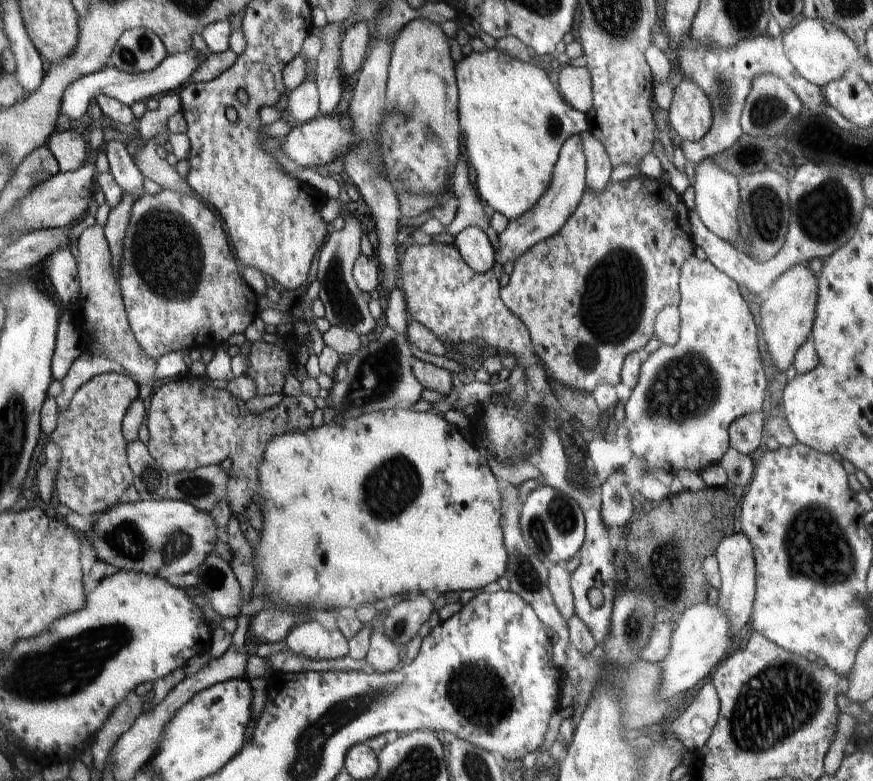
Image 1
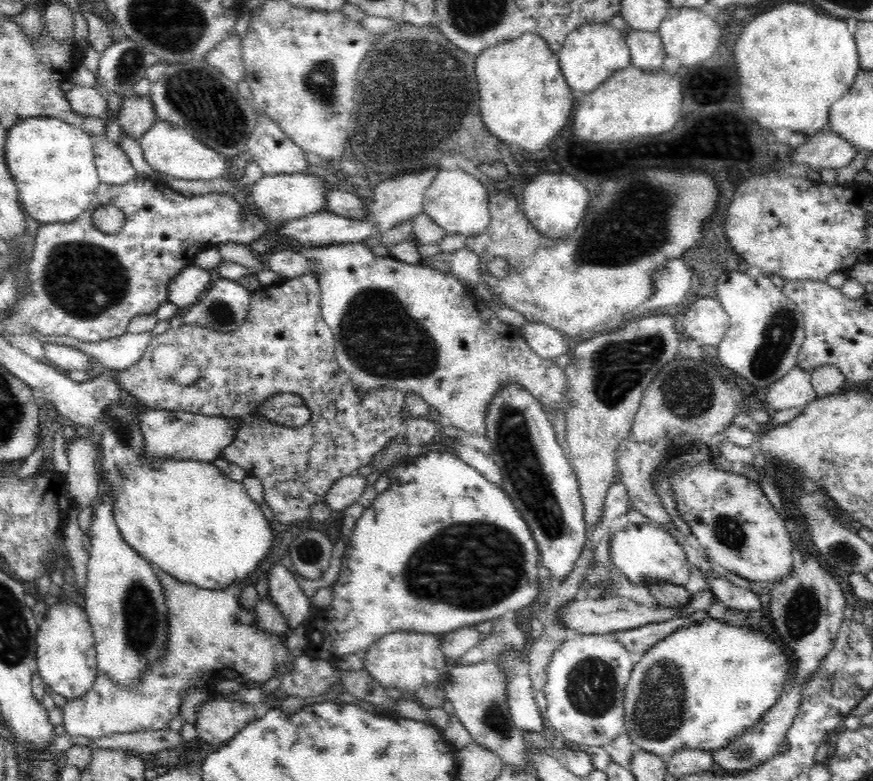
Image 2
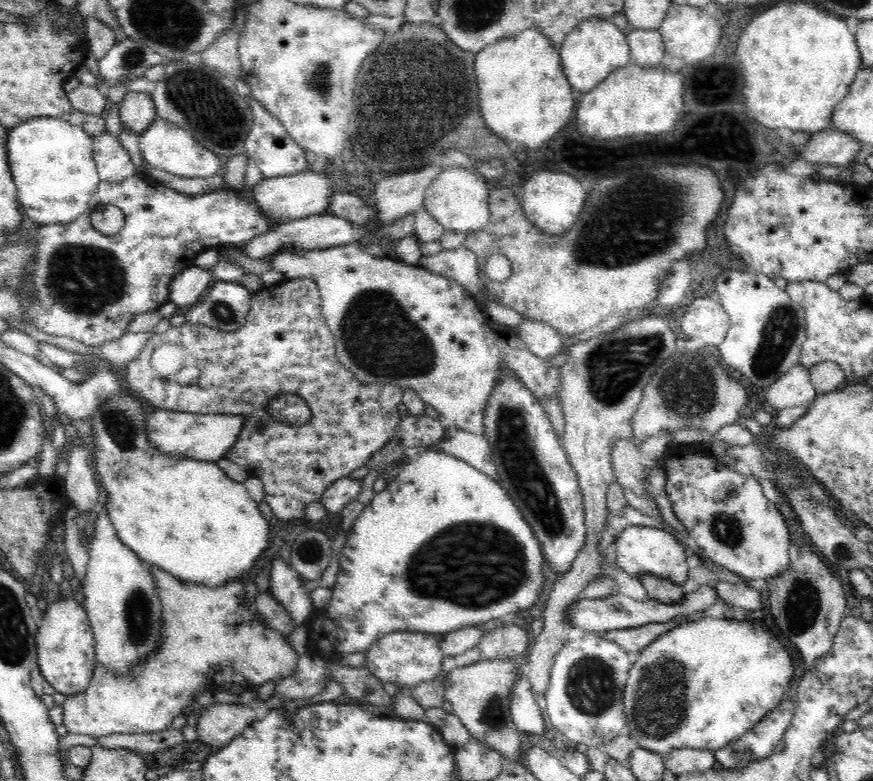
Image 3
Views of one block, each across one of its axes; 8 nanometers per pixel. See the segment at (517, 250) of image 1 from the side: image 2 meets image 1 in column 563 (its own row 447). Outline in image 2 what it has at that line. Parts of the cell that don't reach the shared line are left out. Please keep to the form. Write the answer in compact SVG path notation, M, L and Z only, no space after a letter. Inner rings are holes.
M144 408L138 421L144 436L144 457L153 461L160 457L176 460L196 460L212 463L222 457L224 448L235 442L239 430L238 419L204 416L184 411Z

